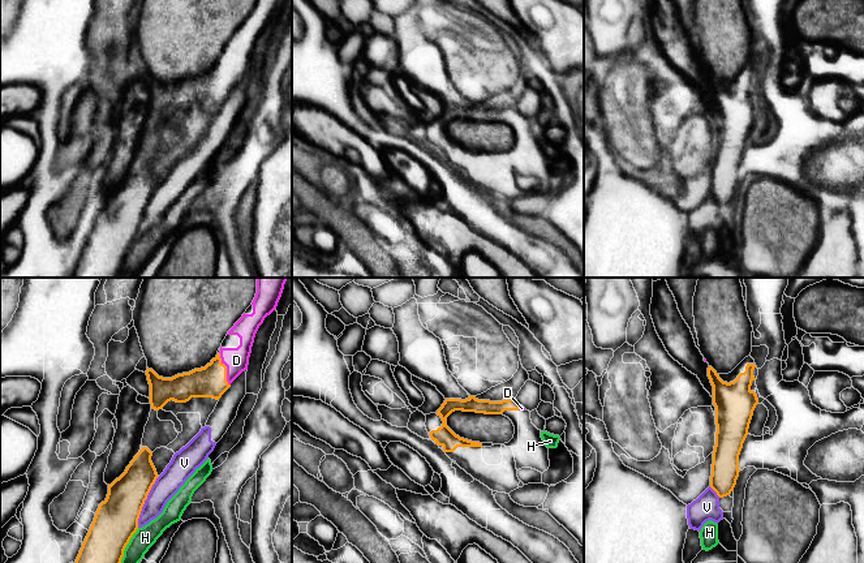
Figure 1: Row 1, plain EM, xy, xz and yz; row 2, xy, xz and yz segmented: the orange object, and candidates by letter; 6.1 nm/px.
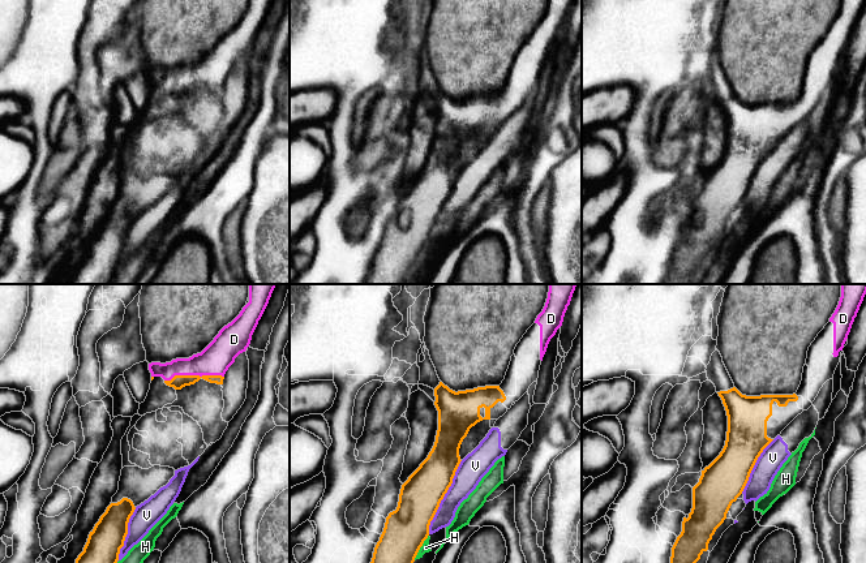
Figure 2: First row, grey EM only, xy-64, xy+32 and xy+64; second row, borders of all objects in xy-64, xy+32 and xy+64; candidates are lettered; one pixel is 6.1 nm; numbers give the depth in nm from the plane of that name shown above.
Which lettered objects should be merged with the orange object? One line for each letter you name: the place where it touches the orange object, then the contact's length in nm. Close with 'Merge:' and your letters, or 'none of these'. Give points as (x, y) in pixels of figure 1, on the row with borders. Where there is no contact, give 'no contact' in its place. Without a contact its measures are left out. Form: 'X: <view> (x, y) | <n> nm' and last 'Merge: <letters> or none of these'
D: xy (226, 369) | 220 nm
Merge: D

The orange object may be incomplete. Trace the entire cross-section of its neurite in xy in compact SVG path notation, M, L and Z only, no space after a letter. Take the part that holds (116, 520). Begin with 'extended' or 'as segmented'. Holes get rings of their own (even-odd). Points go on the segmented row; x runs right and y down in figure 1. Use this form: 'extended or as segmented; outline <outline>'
as segmented; outline M142 447L125 472L108 485L107 498L99 504L76 563L121 563L124 550L138 529L145 500L159 477L151 456L152 452L147 447Z

